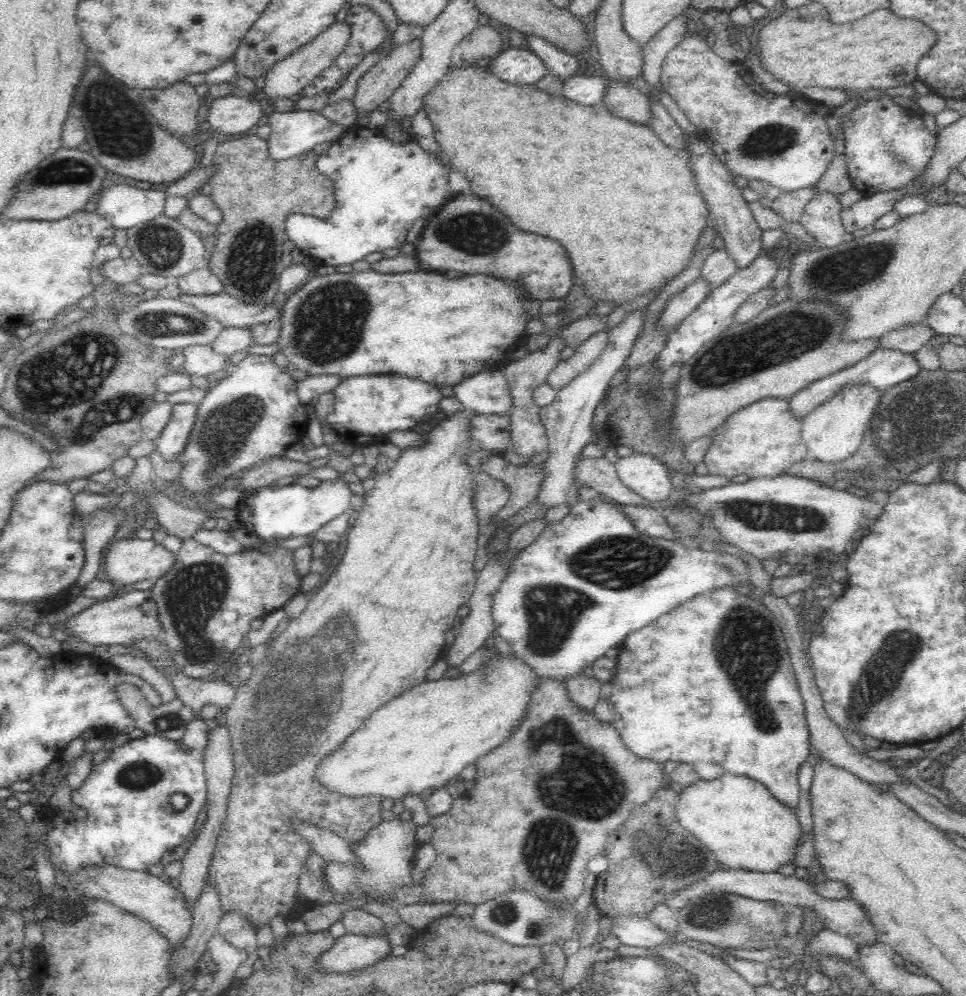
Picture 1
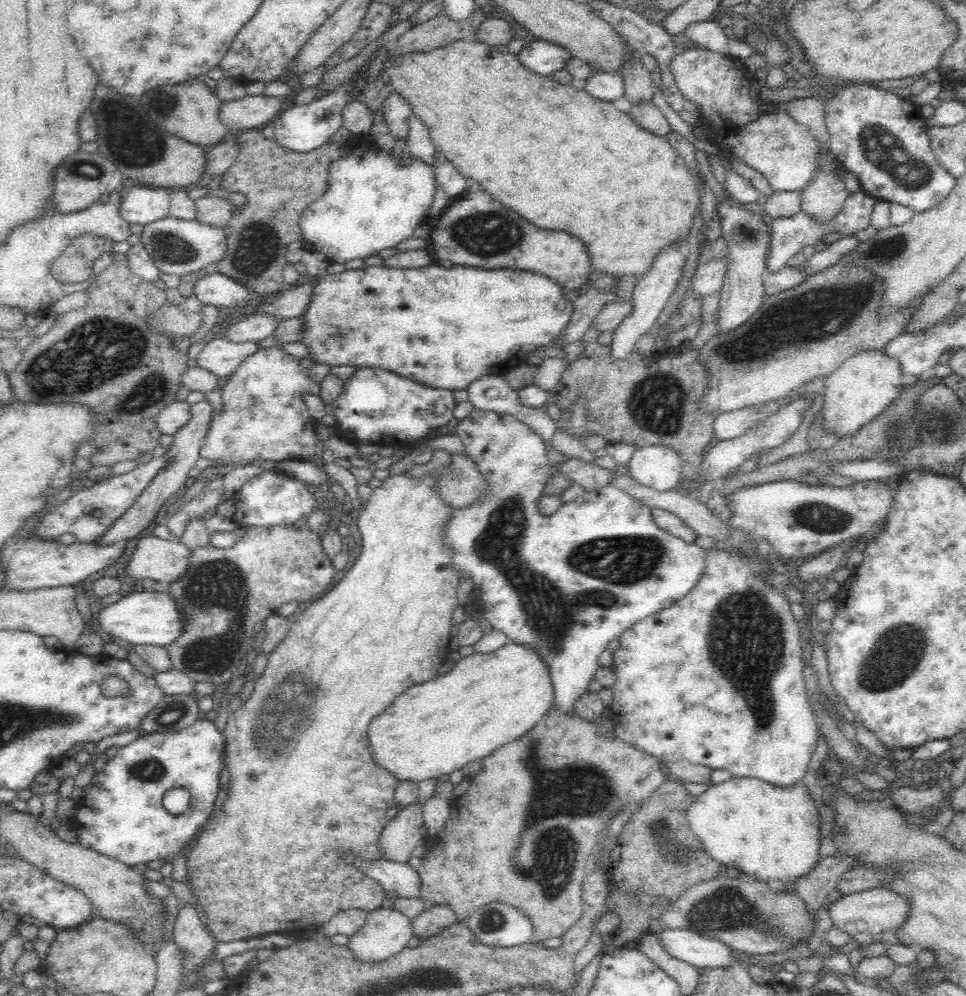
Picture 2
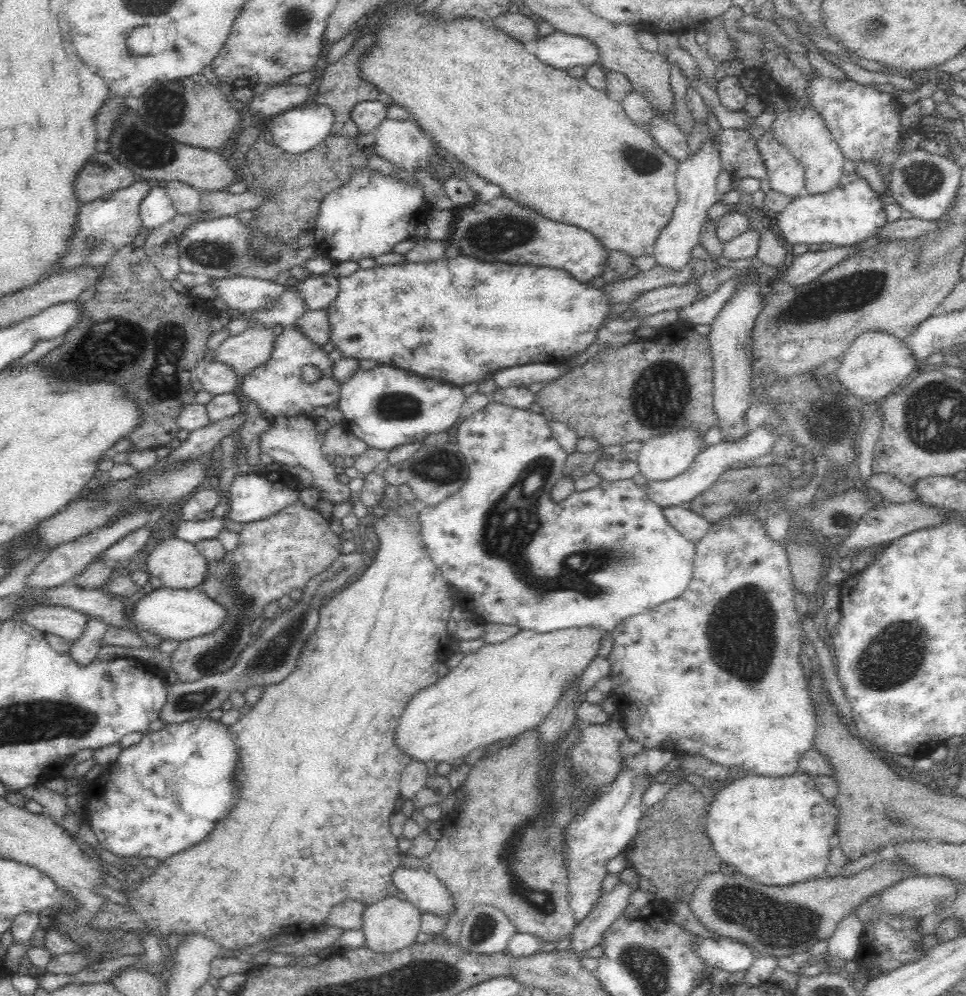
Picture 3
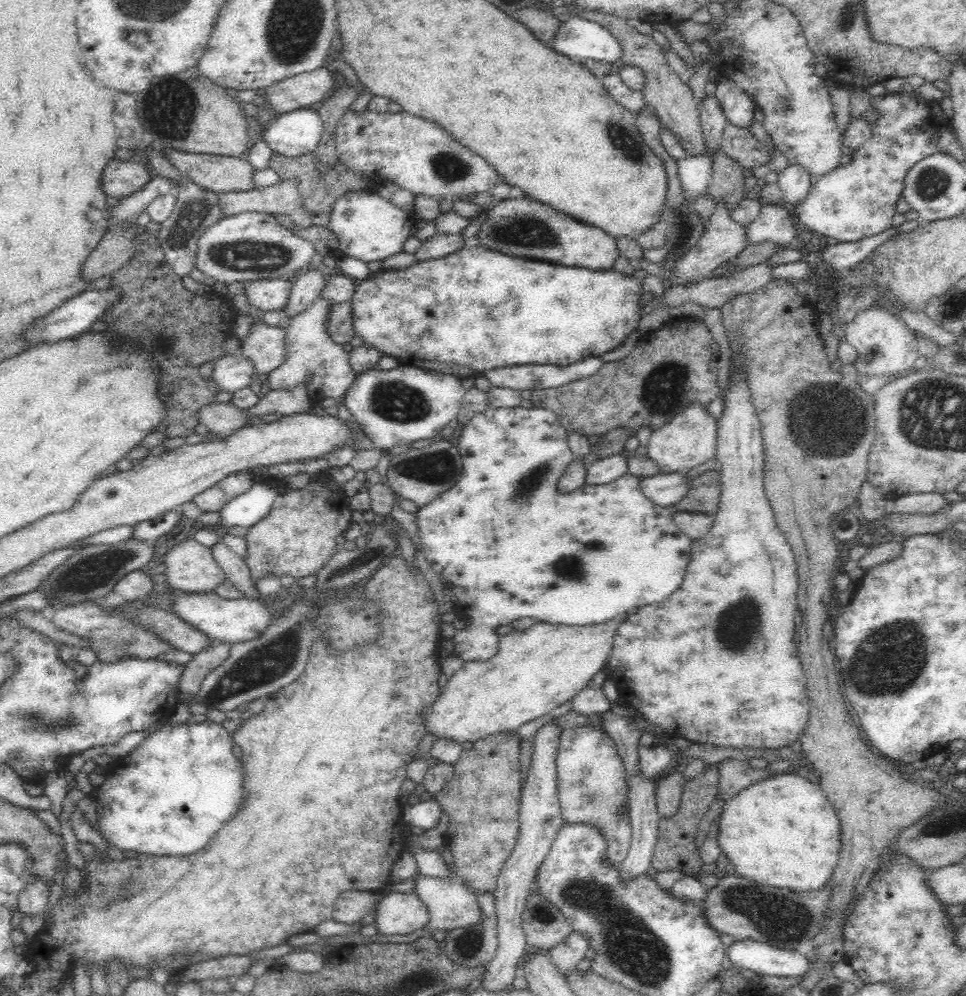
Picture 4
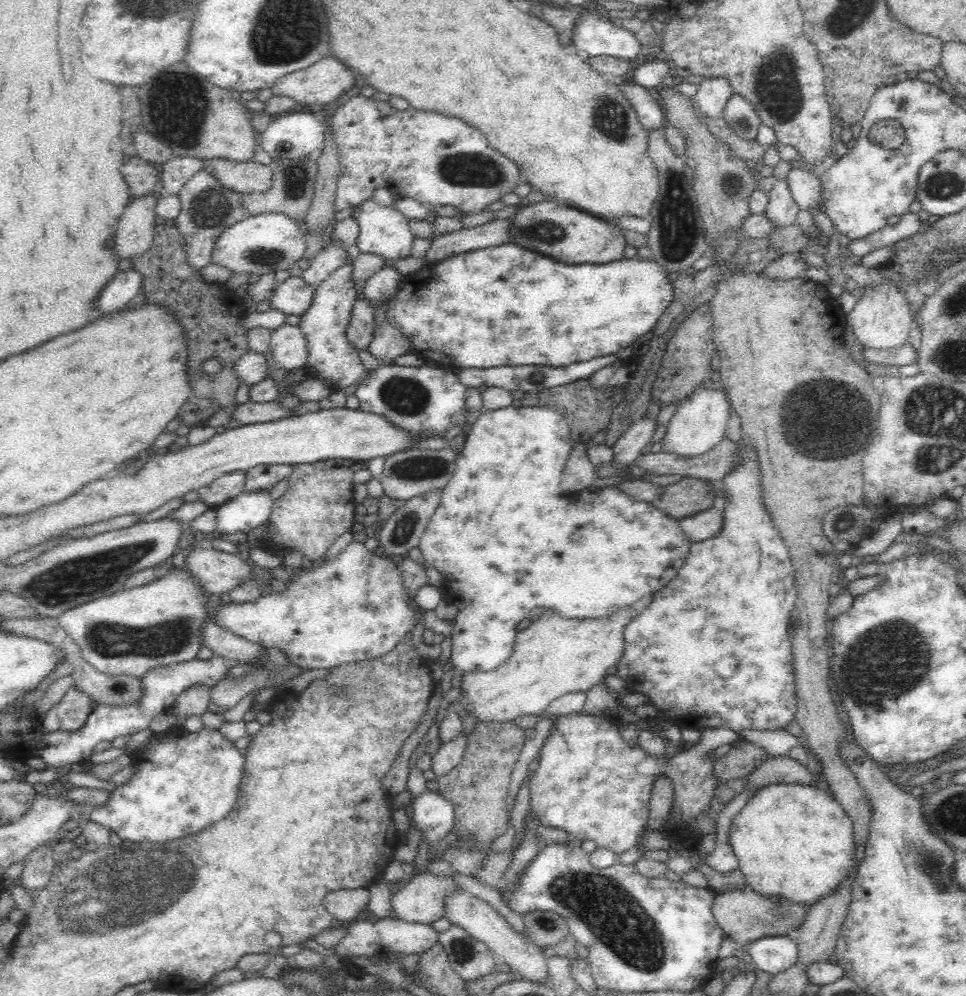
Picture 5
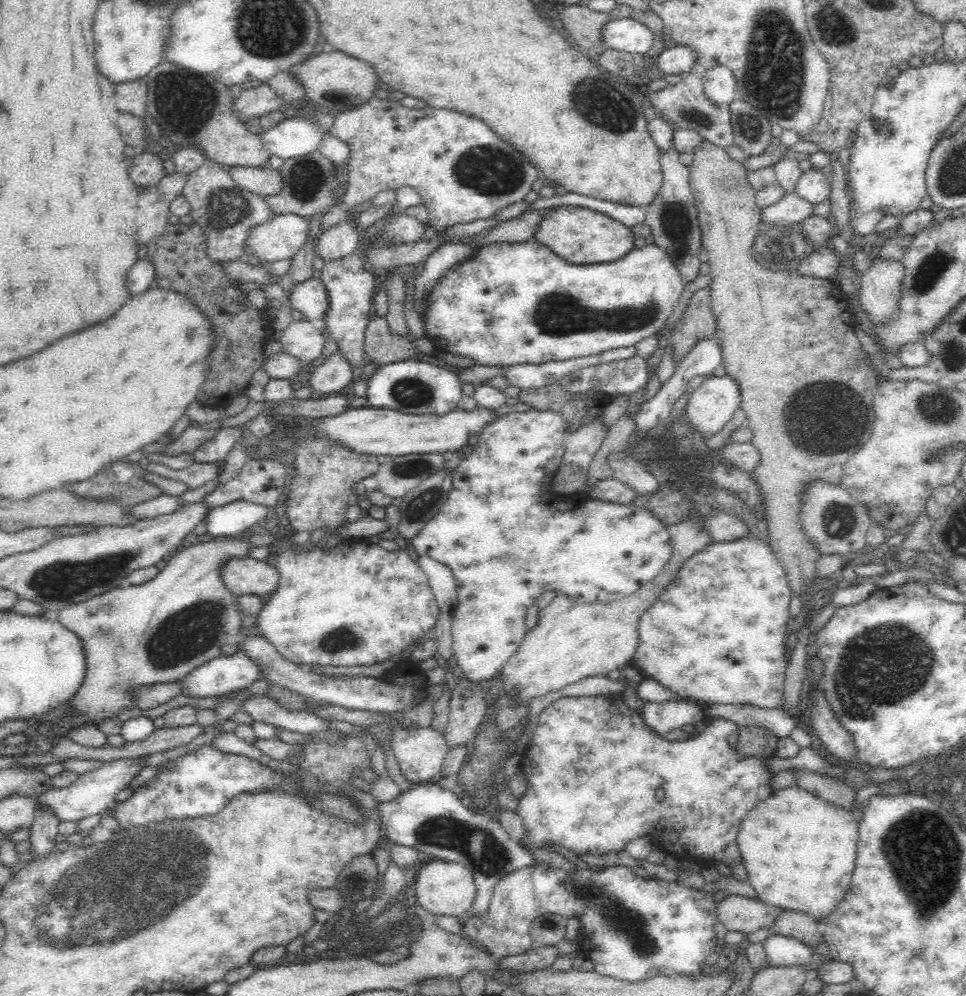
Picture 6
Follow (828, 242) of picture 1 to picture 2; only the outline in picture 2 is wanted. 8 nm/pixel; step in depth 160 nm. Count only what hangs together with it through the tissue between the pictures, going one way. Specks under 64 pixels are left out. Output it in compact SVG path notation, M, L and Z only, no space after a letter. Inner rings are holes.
M818 150L818 162L810 182L801 191L801 210L818 222L832 220L850 193L842 181L842 165L828 150Z

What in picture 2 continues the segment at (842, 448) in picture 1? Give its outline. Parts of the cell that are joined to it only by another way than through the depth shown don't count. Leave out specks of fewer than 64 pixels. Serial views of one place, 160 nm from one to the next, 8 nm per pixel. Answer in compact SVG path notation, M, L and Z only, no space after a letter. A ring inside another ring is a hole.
M883 350L856 352L828 378L825 379L824 408L819 415L826 431L825 444L828 439L840 439L858 432L864 424L877 418L885 409L893 404L902 388L902 371L893 356L887 356ZM833 434L837 434L833 437Z

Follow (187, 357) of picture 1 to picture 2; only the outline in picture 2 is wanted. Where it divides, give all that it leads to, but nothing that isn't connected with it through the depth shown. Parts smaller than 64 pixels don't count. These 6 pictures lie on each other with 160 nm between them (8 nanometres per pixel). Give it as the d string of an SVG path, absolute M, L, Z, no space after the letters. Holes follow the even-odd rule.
M217 337L204 344L202 352L191 363L221 377L236 372L241 362L260 349L258 343L236 343Z

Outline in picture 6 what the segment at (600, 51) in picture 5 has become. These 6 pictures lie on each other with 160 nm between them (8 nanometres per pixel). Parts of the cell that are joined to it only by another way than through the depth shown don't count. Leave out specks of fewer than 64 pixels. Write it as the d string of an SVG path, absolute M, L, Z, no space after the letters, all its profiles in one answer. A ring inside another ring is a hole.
M631 16L611 20L603 26L602 40L604 47L620 52L635 52L643 56L652 46L655 35L641 22Z

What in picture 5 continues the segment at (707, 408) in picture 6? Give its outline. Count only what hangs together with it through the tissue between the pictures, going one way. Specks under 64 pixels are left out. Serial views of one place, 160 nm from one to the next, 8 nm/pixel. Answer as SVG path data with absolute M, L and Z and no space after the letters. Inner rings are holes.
M708 384L694 391L678 404L676 414L667 425L665 437L661 441L664 452L680 456L698 456L708 452L725 437L730 410L730 399L725 389L712 389Z

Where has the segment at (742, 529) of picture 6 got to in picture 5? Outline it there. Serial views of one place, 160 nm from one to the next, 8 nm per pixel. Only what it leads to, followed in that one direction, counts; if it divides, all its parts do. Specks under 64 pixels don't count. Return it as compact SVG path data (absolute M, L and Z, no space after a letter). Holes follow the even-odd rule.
M718 502L708 510L681 518L678 520L678 524L692 544L697 544L701 540L712 538L720 532L723 525L723 507Z

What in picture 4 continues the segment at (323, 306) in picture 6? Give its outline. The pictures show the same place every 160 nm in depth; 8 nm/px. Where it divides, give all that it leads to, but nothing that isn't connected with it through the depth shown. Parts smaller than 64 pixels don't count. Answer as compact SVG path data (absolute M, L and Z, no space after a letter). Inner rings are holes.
M266 279L246 282L244 295L248 297L248 303L254 311L278 311L281 312L288 304L290 292L292 292L293 279Z

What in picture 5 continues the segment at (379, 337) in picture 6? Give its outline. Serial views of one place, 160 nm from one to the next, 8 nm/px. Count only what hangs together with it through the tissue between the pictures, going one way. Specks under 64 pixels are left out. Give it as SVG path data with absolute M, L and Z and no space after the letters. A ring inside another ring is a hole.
M356 300L352 316L346 326L346 339L356 348L367 351L374 338L375 308L366 300Z

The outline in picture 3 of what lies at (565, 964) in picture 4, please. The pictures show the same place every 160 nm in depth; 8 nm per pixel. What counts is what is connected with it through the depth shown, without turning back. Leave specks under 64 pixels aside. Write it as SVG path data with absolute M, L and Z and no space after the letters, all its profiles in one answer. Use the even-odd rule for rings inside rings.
M620 882L615 886L573 929L573 939L567 948L583 957L587 950L602 943L603 932L624 912L632 894L628 884Z

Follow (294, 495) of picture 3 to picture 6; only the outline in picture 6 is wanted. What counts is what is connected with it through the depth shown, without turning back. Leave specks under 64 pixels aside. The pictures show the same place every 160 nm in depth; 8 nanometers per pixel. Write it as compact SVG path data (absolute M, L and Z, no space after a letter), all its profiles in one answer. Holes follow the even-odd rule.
M234 500L208 510L206 537L230 536L249 532L271 517L271 508L247 500Z

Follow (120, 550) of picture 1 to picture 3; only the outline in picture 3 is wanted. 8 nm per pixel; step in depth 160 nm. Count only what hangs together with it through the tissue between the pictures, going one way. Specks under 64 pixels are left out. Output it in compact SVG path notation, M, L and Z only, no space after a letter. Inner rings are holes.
M174 537L156 544L136 572L160 578L166 588L194 589L204 580L206 569L207 561L194 543Z

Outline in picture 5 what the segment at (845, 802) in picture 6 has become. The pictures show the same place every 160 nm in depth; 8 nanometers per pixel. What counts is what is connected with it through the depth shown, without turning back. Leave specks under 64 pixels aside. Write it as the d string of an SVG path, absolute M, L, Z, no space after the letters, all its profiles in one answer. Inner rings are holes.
M774 754L764 764L760 764L752 774L746 776L746 789L756 789L772 784L800 784L817 788L817 774L802 766L787 755Z

